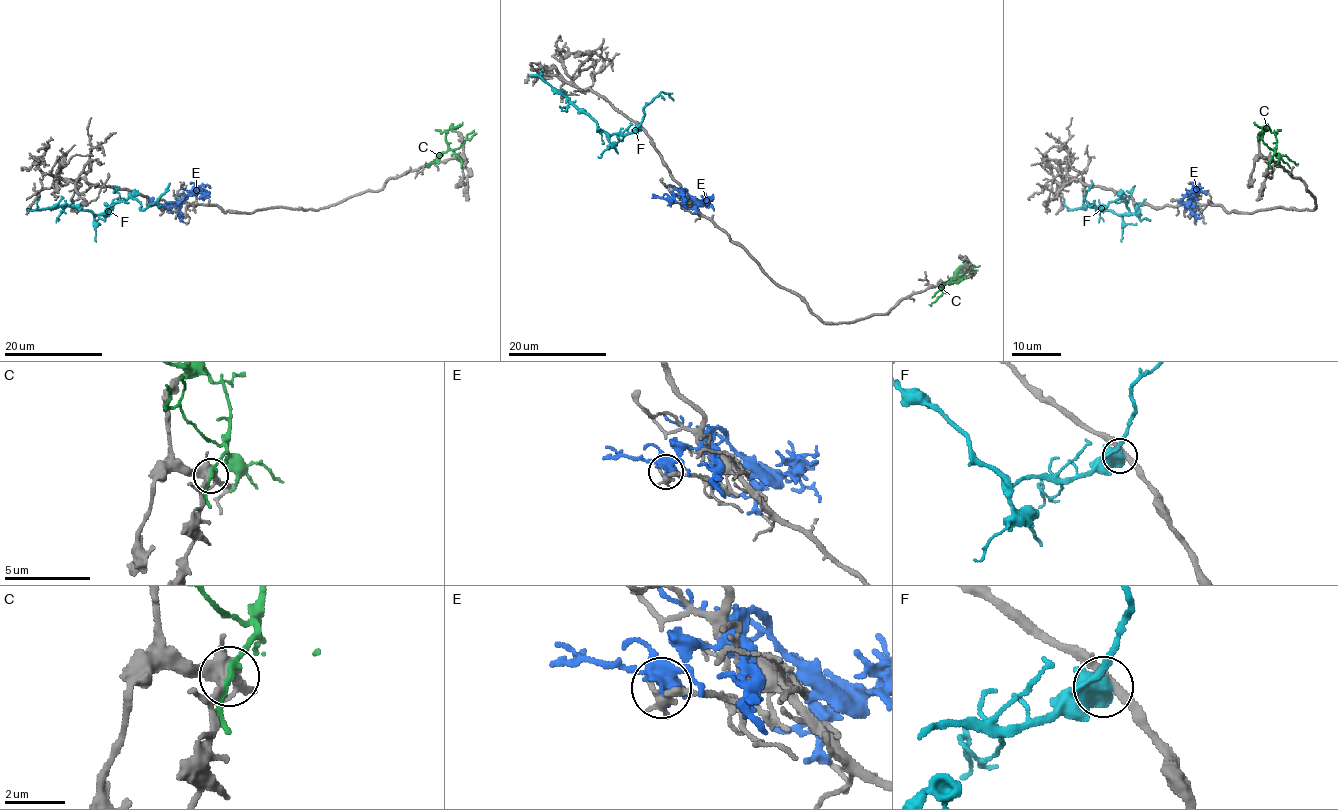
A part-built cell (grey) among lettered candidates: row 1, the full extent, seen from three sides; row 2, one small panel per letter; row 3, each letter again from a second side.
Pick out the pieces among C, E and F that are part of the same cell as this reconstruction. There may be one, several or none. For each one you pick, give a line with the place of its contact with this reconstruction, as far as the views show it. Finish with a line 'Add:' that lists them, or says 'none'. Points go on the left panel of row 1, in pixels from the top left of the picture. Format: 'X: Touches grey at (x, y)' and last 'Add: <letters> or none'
Add: none

